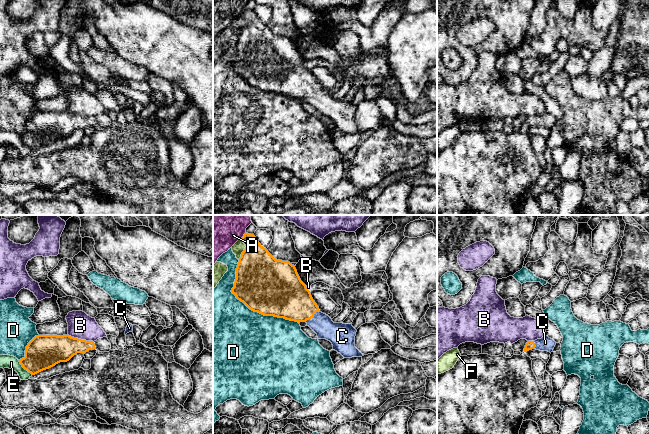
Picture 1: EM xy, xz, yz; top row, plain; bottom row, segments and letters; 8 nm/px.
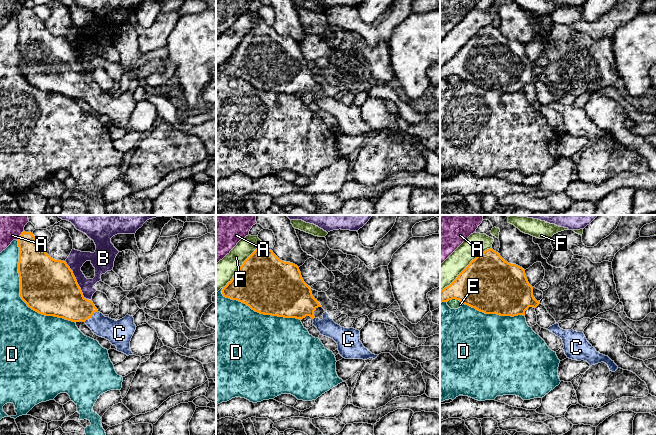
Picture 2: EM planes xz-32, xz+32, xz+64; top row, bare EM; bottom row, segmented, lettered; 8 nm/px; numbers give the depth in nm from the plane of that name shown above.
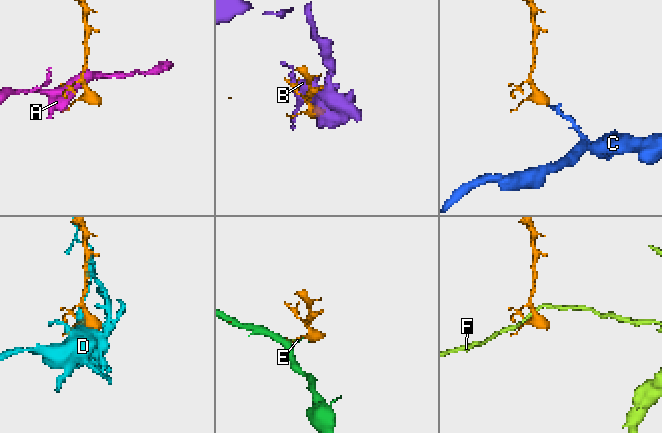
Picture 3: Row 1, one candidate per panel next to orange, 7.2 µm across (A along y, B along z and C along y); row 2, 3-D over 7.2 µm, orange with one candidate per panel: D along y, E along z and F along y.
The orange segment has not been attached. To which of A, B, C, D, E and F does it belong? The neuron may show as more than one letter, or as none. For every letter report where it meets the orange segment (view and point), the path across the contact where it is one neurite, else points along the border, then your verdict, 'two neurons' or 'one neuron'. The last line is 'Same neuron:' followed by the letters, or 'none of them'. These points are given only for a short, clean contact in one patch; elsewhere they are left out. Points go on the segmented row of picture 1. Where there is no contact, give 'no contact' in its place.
A: meets orange in xz at (244, 235); two neurons
B: meets orange in xy at (80, 339); two neurons
C: meets orange in xz at (312, 317); runs through xz (288, 297), (312, 317), (326, 329), (338, 334); one neuron
D: meets orange in xz at (249, 308); two neurons
E: meets orange in xy at (24, 368); two neurons
F: meets orange in xz at (244, 249); two neurons
Same neuron: C

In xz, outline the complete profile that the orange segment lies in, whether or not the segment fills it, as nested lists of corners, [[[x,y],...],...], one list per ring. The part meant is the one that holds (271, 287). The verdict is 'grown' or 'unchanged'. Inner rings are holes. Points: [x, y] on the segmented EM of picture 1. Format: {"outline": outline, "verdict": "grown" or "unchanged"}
{"outline": [[[245,233],[241,238],[245,249],[236,268],[236,279],[231,292],[250,310],[264,316],[274,316],[295,322],[306,322],[318,339],[326,339],[333,345],[333,350],[344,358],[364,356],[355,347],[357,330],[352,324],[334,323],[322,313],[313,300],[310,291],[301,281],[294,265],[288,261],[275,259],[256,239],[254,234]]], "verdict": "grown"}

